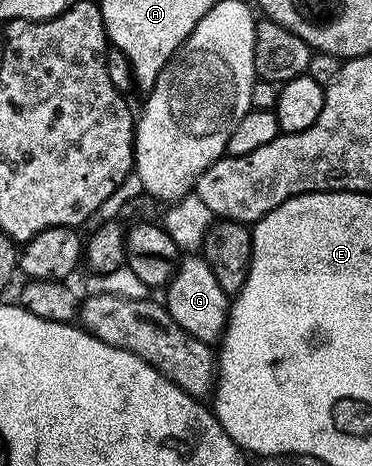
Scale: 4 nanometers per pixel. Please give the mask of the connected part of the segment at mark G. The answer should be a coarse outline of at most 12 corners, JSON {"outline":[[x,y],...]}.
{"outline":[[201,254],[182,255],[165,309],[210,346],[231,296]]}

